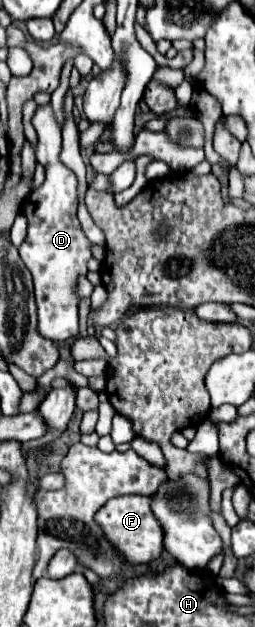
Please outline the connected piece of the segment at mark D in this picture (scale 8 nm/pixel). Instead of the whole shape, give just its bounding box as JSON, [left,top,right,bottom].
[20,106,90,342]

